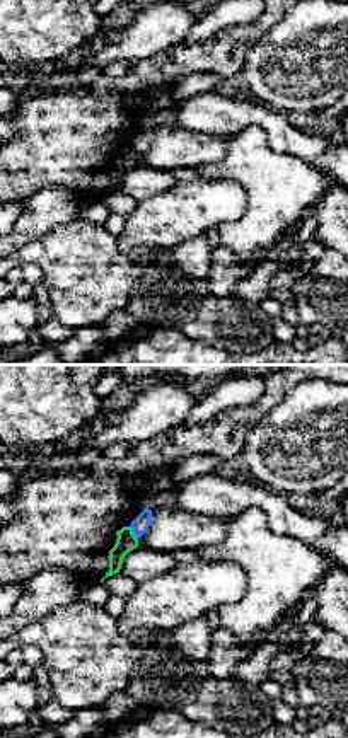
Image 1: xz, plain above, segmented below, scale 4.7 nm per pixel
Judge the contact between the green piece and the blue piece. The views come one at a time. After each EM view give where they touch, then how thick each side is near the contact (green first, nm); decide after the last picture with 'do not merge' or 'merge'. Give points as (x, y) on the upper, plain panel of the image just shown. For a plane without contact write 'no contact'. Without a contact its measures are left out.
contact (132, 150); calibres 100 and 80 nm

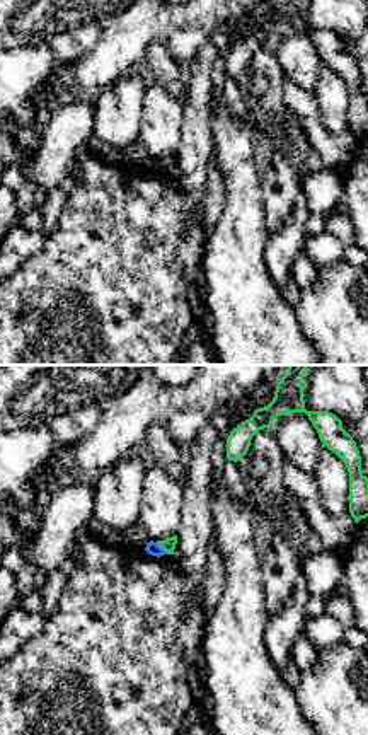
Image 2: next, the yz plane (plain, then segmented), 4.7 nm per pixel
contact (162, 166); calibres 70 and 70 nm

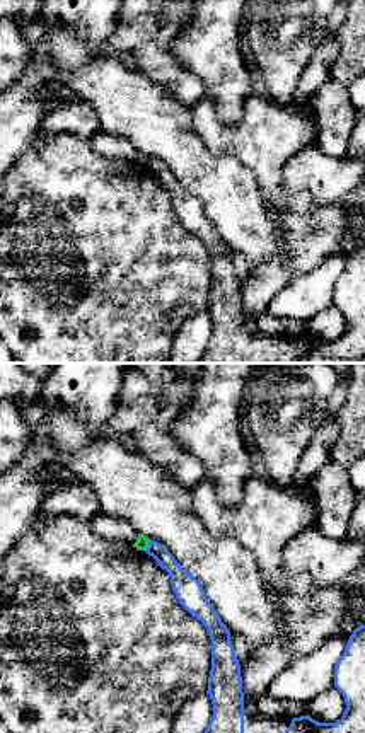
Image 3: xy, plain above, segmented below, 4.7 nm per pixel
contact (147, 164); calibres 60 and 110 nm

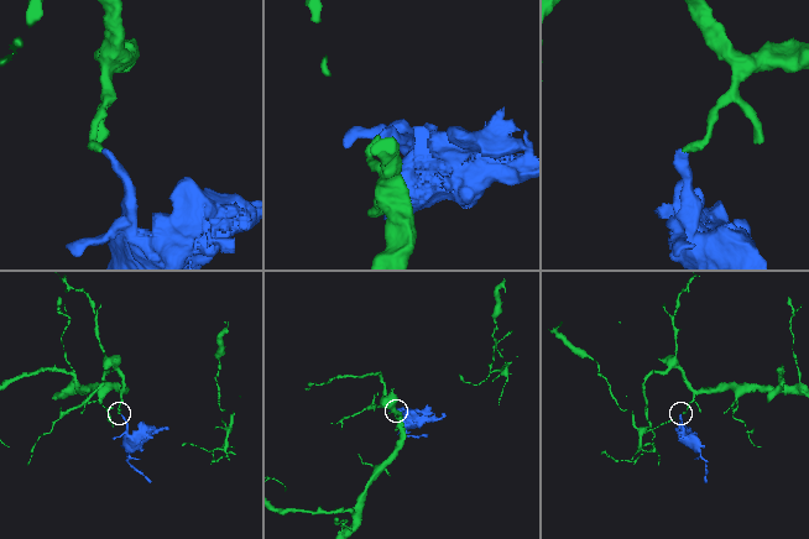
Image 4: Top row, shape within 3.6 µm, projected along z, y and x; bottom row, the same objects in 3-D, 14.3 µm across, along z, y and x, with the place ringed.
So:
do not merge

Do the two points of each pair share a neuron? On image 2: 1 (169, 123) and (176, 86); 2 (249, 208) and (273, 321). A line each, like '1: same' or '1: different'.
1: same
2: same

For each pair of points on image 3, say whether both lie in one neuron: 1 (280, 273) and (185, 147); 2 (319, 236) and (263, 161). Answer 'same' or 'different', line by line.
1: different
2: same

